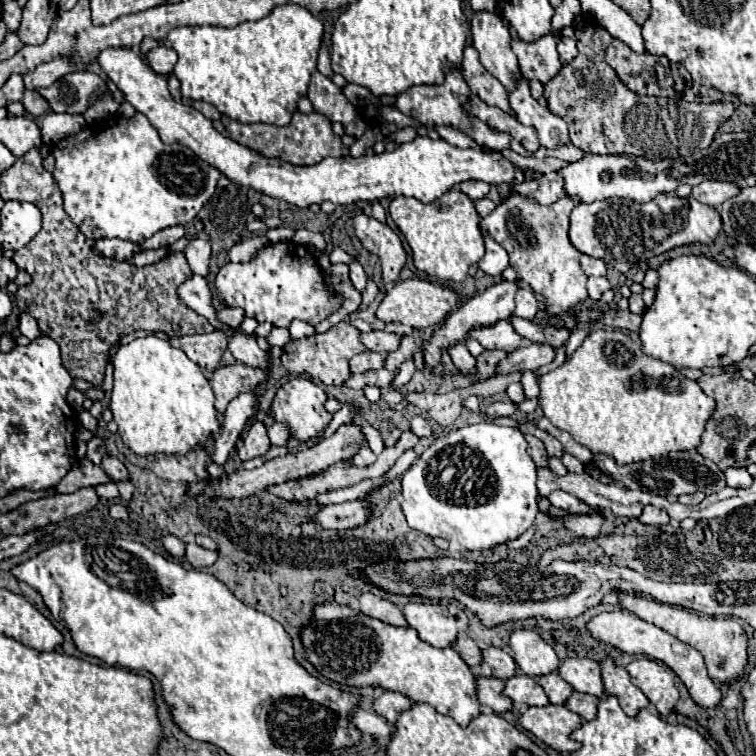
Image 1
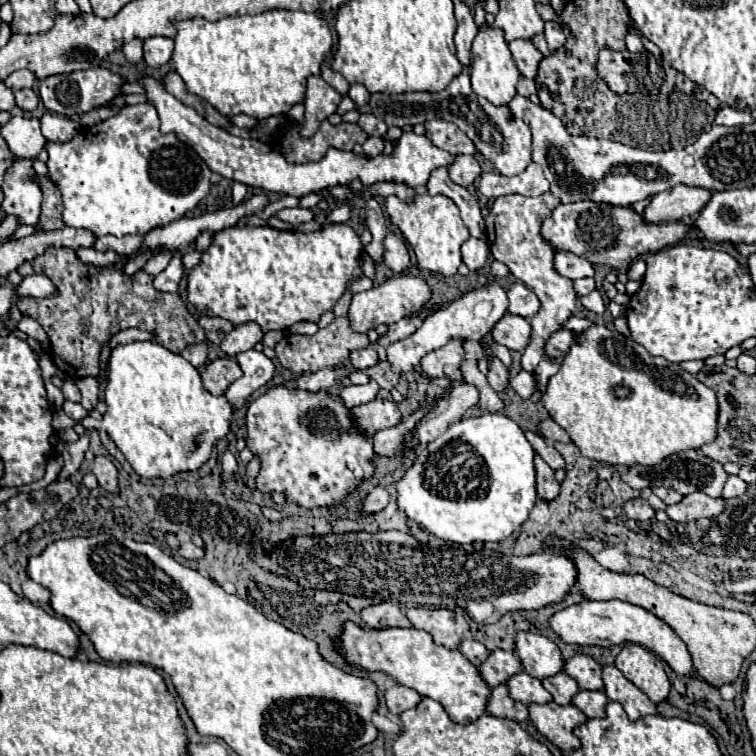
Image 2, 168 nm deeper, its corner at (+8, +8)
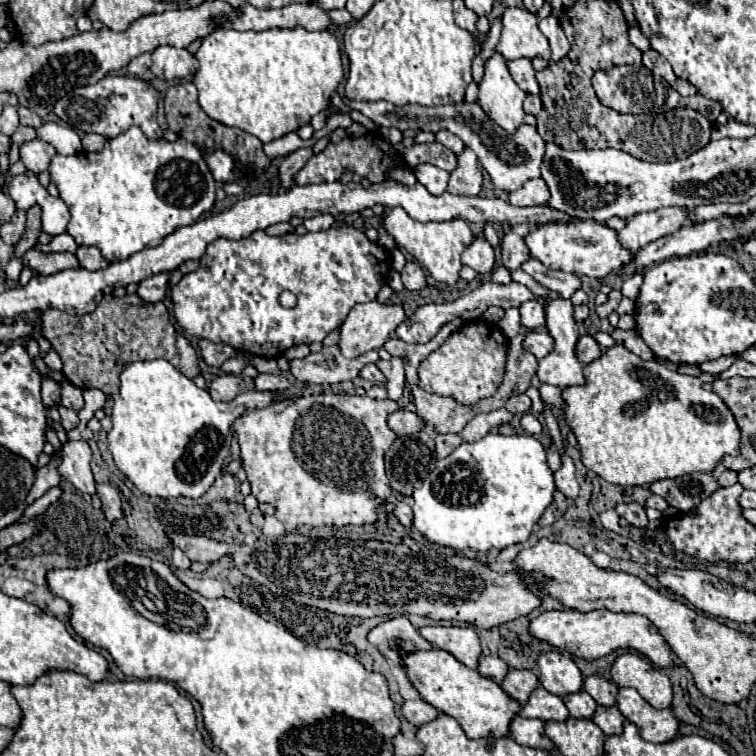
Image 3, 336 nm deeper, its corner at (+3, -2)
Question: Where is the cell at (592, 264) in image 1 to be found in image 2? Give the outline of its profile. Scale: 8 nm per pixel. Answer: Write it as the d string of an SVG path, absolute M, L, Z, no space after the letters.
M557 252L553 256L553 266L555 270L569 278L569 280L577 280L577 278L587 278L587 276L593 276L593 266L585 260L585 258L579 258L579 256L573 256L571 252Z

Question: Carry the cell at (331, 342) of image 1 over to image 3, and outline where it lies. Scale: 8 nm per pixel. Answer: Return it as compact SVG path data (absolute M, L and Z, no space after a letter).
M338 346L322 348L318 354L308 354L306 358L290 360L290 372L296 380L306 384L338 384L344 380L354 380L362 366L378 362L380 356L376 350L366 352L358 358L342 358Z

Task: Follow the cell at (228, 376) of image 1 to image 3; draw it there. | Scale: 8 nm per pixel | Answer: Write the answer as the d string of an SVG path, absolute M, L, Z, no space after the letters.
M222 374L222 376L216 376L210 384L210 396L212 400L216 402L230 402L234 400L240 392L242 392L242 381L238 376L232 376L232 374Z

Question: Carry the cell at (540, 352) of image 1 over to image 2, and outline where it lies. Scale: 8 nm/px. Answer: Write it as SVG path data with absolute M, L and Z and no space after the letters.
M563 328L563 330L557 330L549 338L549 344L545 346L545 352L549 356L565 356L575 342L577 342L577 332L571 332L571 330Z

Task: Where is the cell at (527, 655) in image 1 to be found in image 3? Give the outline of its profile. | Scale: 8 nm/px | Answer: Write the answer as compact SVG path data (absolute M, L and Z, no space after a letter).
M544 652L538 656L538 668L540 684L556 696L582 690L582 674L572 662L572 658L560 652Z

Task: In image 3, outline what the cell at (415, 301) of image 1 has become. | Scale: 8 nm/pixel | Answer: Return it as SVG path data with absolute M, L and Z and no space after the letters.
M378 300L368 302L368 304L356 304L348 318L344 320L344 324L340 326L340 350L346 358L356 358L360 354L366 354L370 350L378 350L380 346L384 346L386 340L394 338L396 328L406 320L404 314L404 306L402 304L382 304Z

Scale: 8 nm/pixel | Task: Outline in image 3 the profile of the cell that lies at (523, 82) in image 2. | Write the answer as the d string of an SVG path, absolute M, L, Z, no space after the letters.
M528 94L526 100L524 100L524 112L536 116L540 110L542 110L542 100L540 100L540 96L538 96L538 94Z

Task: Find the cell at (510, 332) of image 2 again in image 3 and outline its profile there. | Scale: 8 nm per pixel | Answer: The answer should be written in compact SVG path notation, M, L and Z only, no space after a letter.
M528 332L522 346L526 346L526 350L540 360L552 350L552 338L546 332Z

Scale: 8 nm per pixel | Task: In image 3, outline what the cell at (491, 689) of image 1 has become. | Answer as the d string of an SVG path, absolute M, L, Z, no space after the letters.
M516 714L512 718L510 736L522 746L532 746L532 748L542 748L542 750L550 750L554 746L548 740L548 736L544 734L544 722L542 720L522 718L520 714Z

